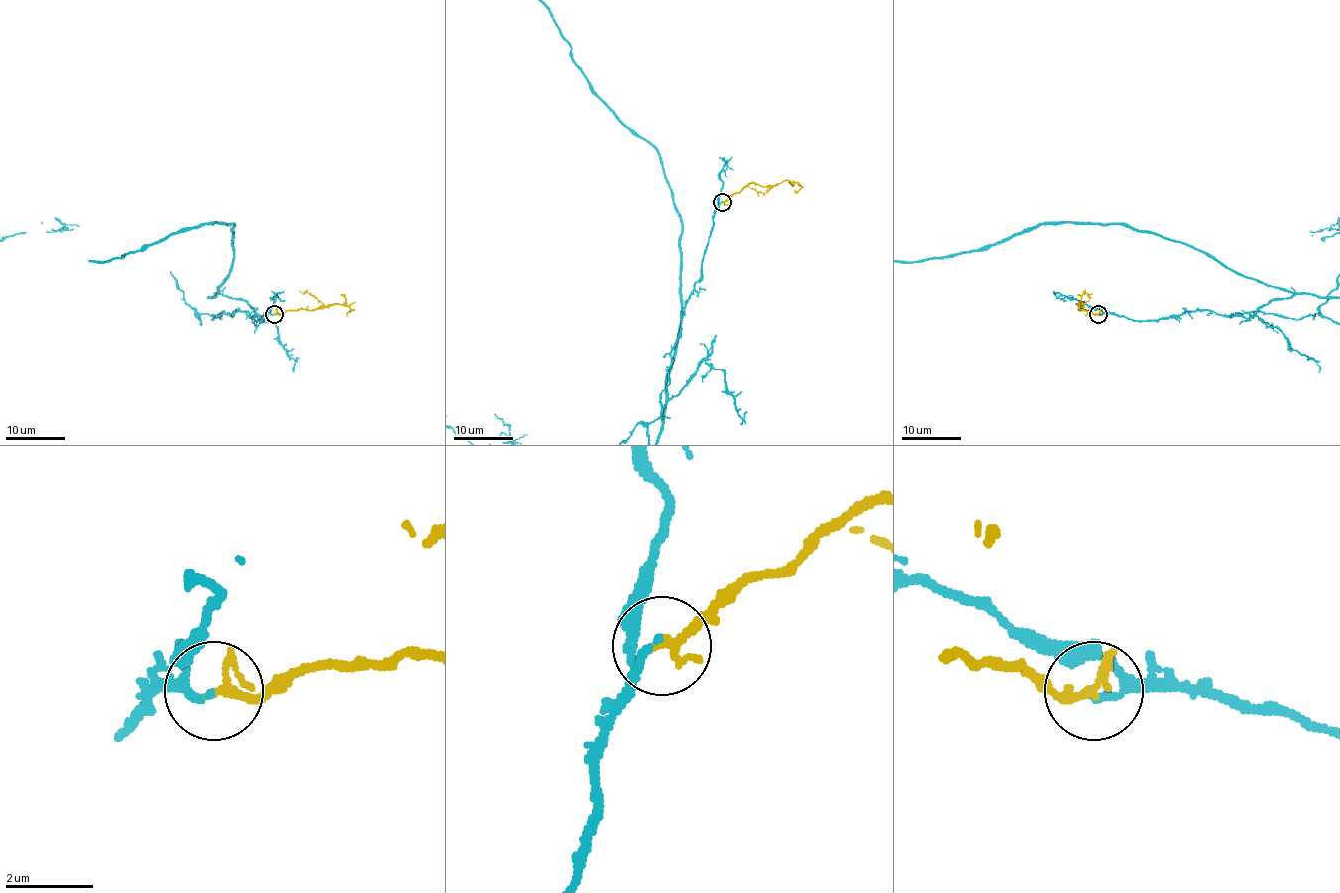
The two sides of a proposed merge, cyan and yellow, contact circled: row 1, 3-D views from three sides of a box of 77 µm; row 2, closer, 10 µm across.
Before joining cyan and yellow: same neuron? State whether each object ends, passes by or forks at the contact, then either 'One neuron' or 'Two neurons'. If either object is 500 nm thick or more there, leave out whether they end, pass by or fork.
At the ring cyan ends. At the ring yellow ends. One neuron

